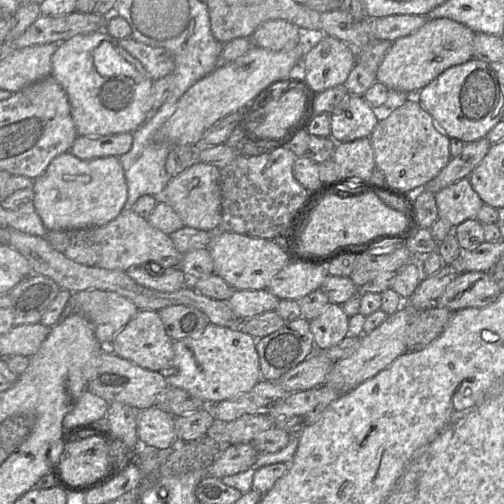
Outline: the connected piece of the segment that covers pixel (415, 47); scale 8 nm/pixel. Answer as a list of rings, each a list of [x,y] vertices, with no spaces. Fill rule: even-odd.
[[[448,18],[428,19],[414,33],[394,42],[380,63],[376,81],[389,90],[417,94],[446,69],[473,59],[475,32]]]

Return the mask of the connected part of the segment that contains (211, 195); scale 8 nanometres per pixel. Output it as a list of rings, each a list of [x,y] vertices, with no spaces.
[[[194,161],[177,176],[170,177],[158,200],[168,203],[180,217],[185,227],[205,231],[218,231],[222,221],[222,201],[220,190],[220,169],[199,161]]]

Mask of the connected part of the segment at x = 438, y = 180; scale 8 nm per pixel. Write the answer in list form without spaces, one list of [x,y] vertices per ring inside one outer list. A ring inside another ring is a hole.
[[[486,137],[465,143],[461,153],[451,157],[439,174],[422,189],[429,189],[436,193],[462,178],[468,178],[485,157],[491,145]]]

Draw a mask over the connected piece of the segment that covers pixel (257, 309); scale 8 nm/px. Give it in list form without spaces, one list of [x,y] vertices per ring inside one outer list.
[[[267,289],[235,290],[228,300],[233,312],[240,320],[268,311],[274,311],[280,299]]]

